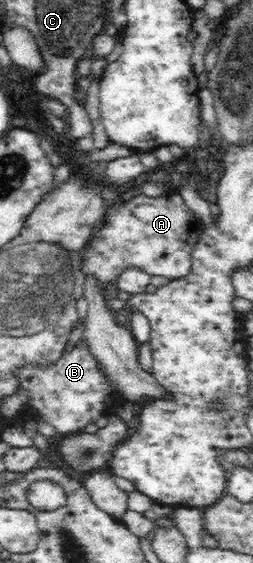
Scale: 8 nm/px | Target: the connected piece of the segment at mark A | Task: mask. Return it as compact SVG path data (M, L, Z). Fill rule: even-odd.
M176 191L160 197L136 195L128 201L108 204L104 225L99 231L92 231L81 269L84 275L96 274L102 289L108 296L113 292L118 274L125 268L137 267L152 275L161 275L171 280L190 275L192 251L200 239L201 226L194 212Z

